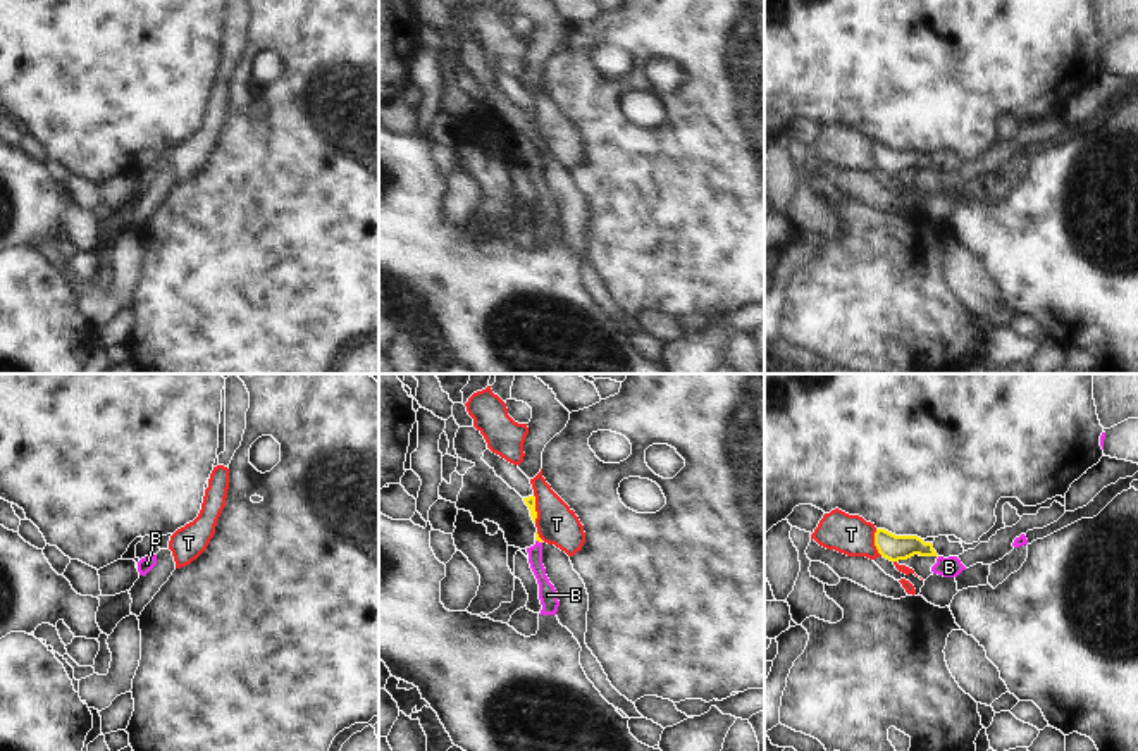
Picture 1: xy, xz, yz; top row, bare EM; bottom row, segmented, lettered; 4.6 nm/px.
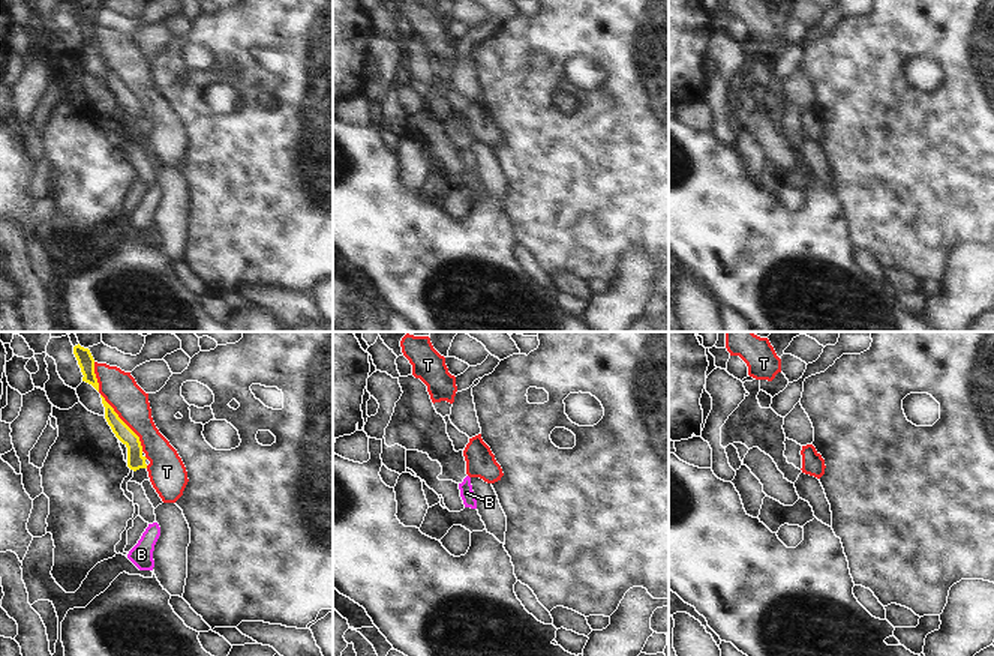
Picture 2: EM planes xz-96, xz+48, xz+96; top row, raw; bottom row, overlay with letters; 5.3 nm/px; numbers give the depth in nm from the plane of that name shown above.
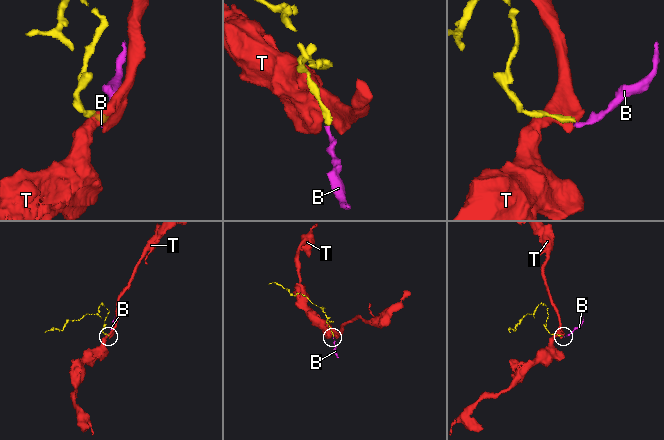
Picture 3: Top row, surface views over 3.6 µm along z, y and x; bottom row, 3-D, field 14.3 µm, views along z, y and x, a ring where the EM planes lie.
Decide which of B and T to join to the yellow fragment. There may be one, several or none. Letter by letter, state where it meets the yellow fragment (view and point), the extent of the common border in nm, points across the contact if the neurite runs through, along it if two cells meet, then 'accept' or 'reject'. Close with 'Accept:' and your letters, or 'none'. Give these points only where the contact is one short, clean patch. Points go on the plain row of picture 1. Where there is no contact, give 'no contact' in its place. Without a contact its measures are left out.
B: contact xz (539, 155); length 40 nm; way xz (538, 152), (539, 155), (538, 183), (546, 204); accept
T: contact xz (534, 123); length 140 nm; reject
Accept: B

